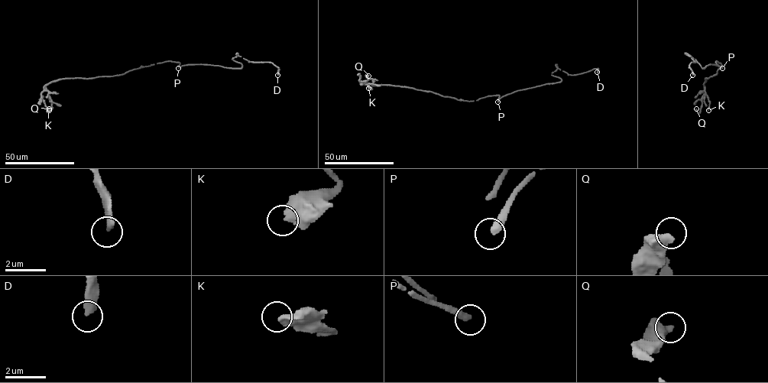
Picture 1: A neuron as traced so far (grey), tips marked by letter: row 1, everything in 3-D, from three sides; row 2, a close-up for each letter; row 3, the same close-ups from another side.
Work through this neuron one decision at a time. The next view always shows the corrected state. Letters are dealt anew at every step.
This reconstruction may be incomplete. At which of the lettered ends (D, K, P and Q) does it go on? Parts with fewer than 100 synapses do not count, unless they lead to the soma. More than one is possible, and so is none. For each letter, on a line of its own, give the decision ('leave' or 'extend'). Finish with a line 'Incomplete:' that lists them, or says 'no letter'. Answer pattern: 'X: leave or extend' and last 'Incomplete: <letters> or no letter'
D: extend
K: leave
P: leave
Q: leave
Incomplete: D

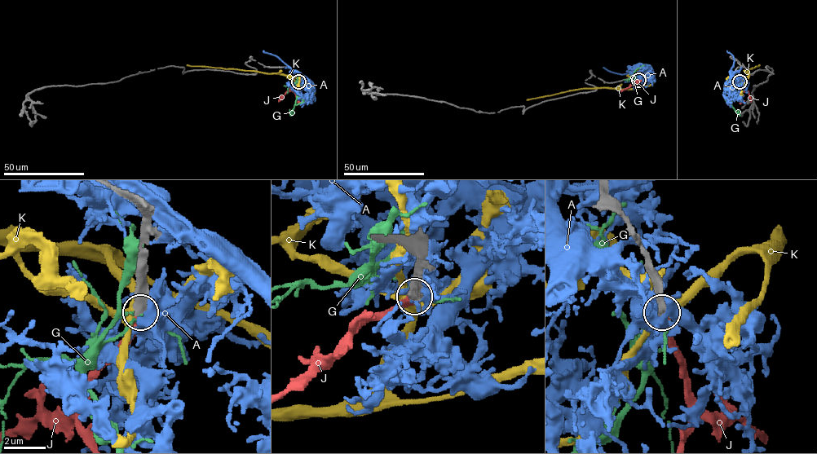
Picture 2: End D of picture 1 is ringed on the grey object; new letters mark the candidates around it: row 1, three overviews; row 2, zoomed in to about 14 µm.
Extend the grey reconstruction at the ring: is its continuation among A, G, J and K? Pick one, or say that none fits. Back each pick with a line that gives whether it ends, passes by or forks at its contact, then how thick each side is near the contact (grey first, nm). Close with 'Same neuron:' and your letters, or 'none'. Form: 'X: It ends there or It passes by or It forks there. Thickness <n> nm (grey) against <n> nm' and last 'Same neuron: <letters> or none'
J: It ends there. Thickness 440 nm (grey) against 420 nm
Same neuron: J

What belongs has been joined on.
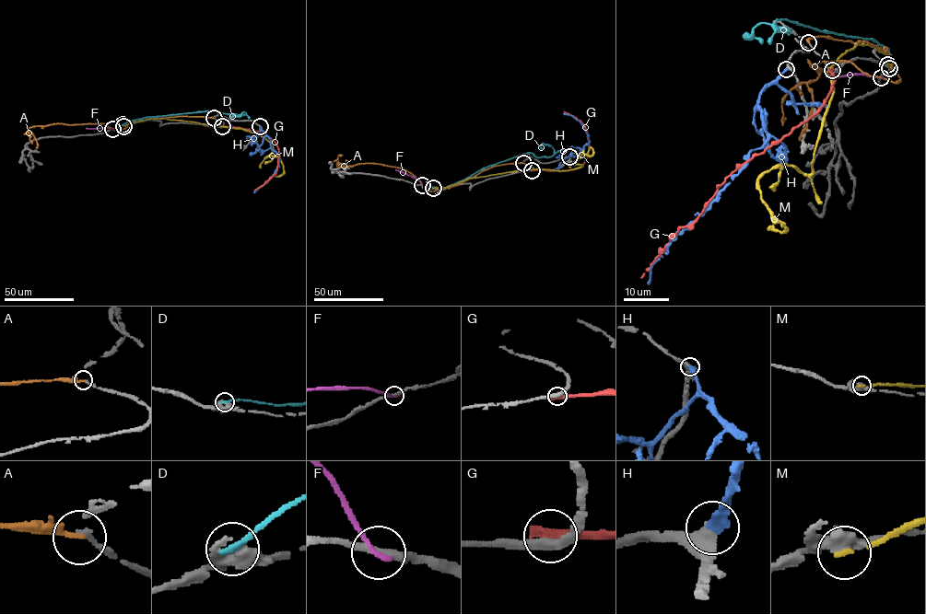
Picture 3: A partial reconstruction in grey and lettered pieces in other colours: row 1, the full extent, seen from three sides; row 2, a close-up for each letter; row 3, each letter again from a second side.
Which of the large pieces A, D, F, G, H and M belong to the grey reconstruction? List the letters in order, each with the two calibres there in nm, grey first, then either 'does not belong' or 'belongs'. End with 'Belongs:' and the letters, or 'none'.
A: 200/200 nm | does not belong
D: 420/240 nm | does not belong
F: 240/220 nm | does not belong
G: 360/480 nm | does not belong
H: 360/420 nm | belongs
M: 440/160 nm | does not belong
Belongs: H

